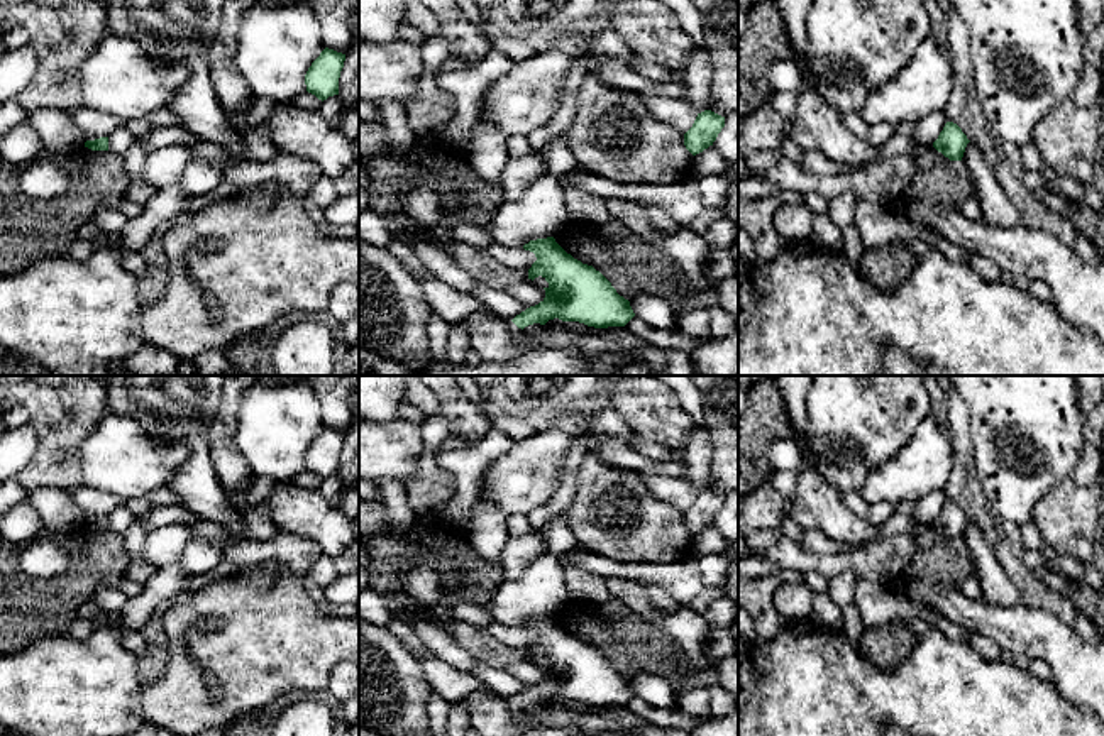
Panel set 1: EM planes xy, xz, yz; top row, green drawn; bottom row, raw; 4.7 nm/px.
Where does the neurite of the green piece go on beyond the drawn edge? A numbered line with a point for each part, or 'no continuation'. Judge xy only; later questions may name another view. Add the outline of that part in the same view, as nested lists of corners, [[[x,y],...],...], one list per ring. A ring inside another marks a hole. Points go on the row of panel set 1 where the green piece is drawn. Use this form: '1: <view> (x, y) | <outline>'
no continuation

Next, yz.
no continuation

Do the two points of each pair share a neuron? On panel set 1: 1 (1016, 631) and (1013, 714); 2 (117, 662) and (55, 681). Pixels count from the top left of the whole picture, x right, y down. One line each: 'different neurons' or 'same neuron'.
1: different neurons
2: same neuron

